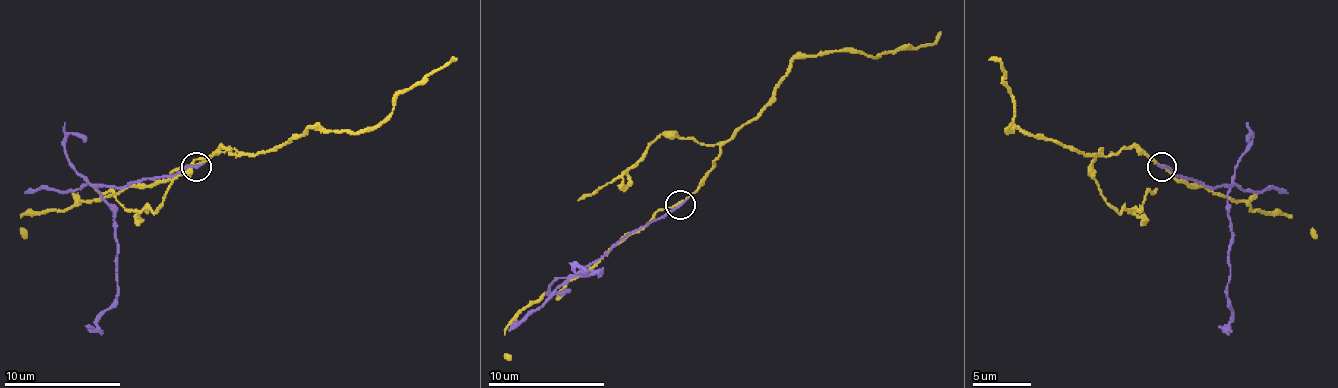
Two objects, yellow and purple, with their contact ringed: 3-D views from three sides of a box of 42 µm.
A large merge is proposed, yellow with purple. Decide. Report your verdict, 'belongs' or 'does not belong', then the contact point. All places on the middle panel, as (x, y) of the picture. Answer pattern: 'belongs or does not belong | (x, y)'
does not belong | (680, 204)

